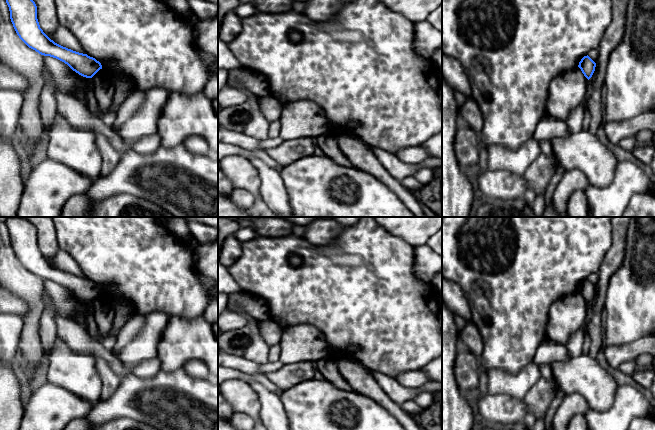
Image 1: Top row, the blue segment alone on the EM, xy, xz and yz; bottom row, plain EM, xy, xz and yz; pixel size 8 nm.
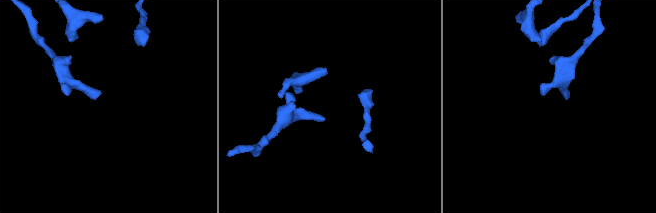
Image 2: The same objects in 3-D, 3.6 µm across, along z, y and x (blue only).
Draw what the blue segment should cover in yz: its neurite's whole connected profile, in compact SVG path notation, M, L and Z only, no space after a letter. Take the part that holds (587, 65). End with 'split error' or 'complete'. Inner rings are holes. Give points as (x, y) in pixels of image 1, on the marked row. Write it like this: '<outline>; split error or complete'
M587 55L581 59L578 67L581 69L584 76L589 80L595 71L596 63Z; complete

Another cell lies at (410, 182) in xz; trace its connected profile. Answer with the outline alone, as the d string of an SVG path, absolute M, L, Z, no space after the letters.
M408 176L402 179L400 182L405 188L407 188L411 192L419 191L424 187L424 185L419 183L413 176Z

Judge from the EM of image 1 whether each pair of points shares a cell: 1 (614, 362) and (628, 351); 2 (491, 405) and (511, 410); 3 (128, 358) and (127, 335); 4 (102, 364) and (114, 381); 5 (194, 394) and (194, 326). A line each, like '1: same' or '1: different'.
1: same
2: same
3: different
4: same
5: different

